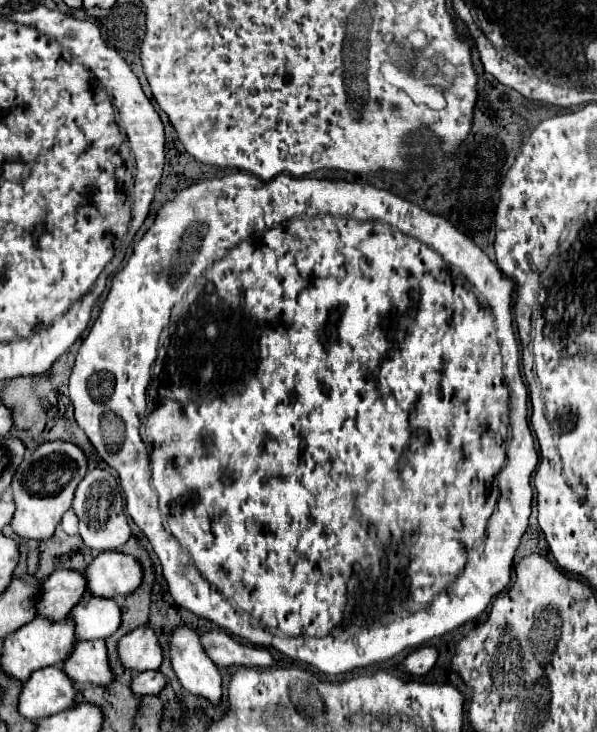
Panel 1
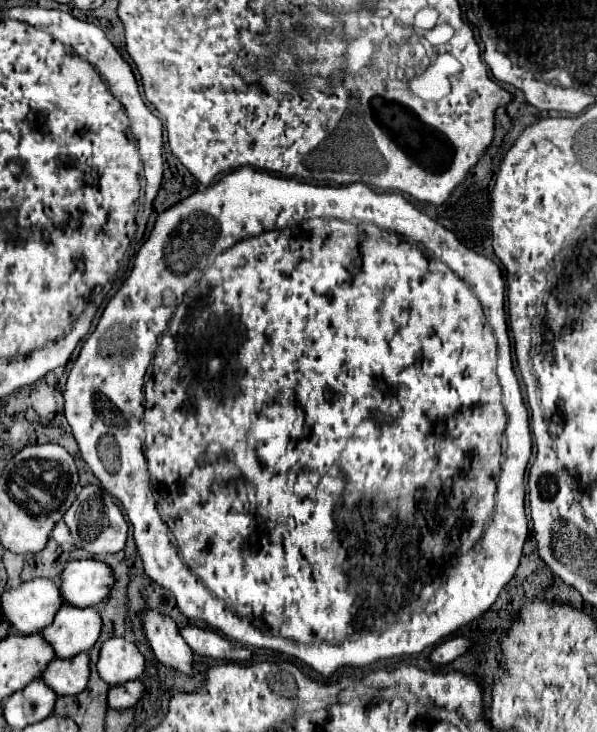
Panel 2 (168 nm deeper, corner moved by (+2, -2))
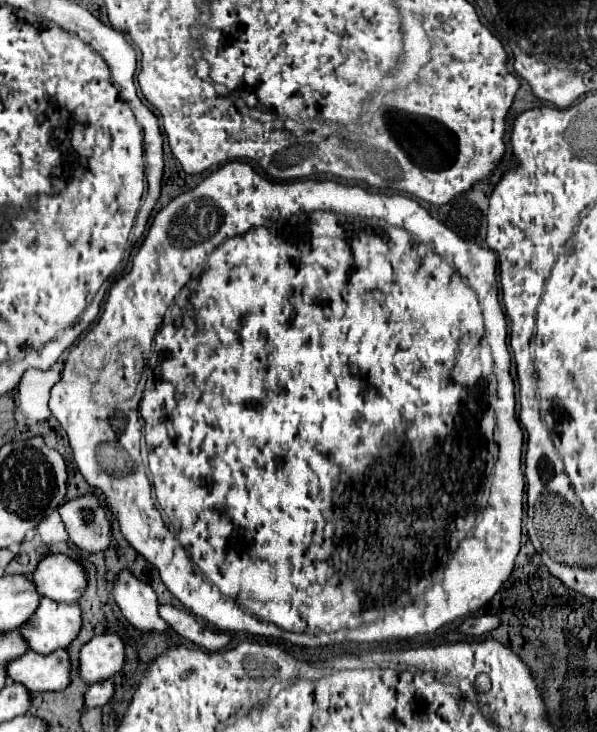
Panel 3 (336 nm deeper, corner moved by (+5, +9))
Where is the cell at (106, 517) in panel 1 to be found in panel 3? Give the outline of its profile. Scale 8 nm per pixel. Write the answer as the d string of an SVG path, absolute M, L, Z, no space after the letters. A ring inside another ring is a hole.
M94 494L80 496L58 508L70 542L88 552L102 552L110 544L110 522L108 510L98 504Z

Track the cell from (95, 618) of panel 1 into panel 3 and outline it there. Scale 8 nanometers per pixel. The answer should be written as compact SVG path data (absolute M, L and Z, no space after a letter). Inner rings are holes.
M42 598L38 610L20 626L18 632L28 642L30 650L48 654L58 648L68 648L78 636L80 626L82 616L78 604L62 604Z

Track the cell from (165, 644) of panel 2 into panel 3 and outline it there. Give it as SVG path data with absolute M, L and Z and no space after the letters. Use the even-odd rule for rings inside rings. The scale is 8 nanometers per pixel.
M120 570L112 586L114 600L124 618L142 632L164 632L168 624L158 614L158 598L154 590L132 576L130 570Z

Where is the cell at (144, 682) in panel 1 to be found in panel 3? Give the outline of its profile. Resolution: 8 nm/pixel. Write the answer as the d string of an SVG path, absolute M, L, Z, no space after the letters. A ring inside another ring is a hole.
M104 680L104 682L96 682L86 690L84 696L84 706L86 708L96 708L96 706L104 706L114 694L114 682L112 680Z

